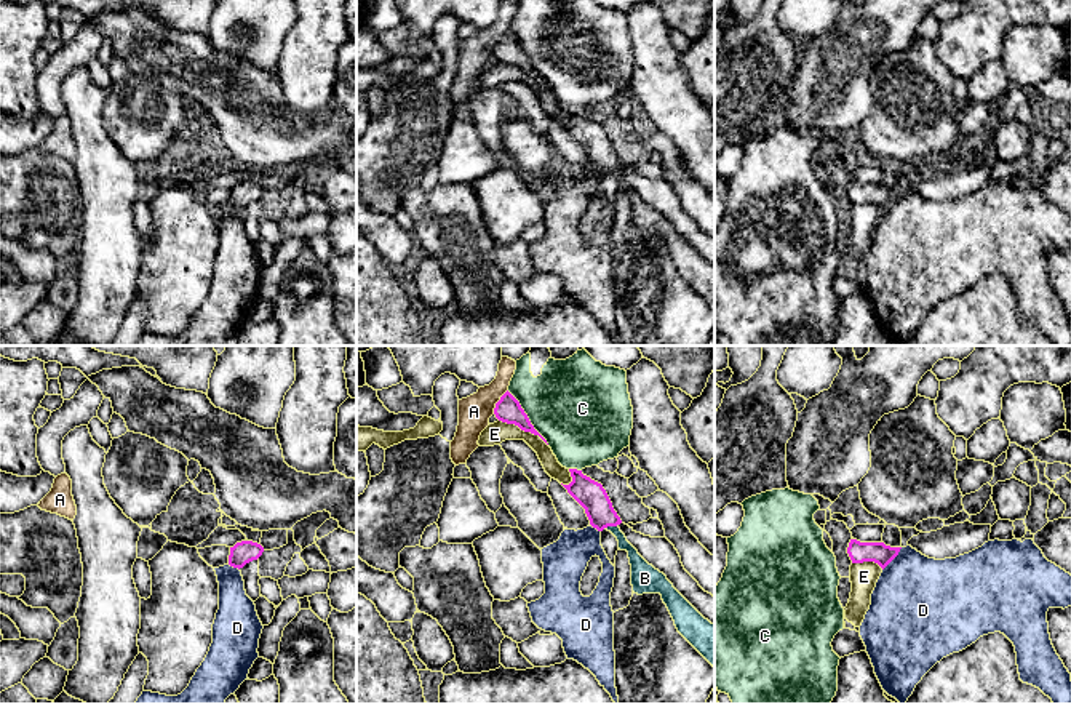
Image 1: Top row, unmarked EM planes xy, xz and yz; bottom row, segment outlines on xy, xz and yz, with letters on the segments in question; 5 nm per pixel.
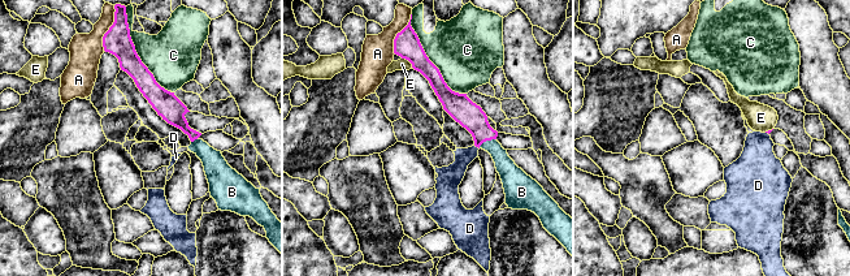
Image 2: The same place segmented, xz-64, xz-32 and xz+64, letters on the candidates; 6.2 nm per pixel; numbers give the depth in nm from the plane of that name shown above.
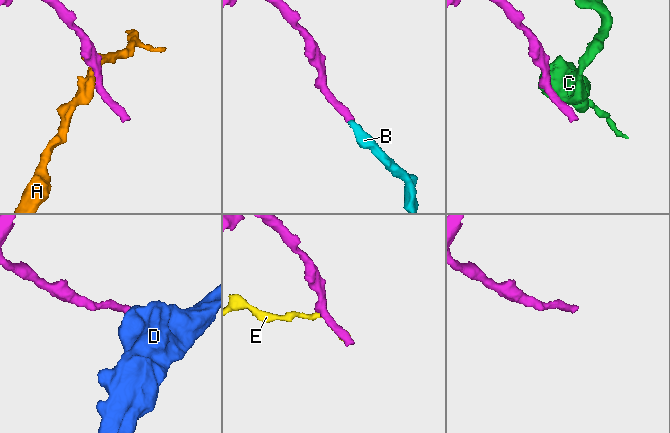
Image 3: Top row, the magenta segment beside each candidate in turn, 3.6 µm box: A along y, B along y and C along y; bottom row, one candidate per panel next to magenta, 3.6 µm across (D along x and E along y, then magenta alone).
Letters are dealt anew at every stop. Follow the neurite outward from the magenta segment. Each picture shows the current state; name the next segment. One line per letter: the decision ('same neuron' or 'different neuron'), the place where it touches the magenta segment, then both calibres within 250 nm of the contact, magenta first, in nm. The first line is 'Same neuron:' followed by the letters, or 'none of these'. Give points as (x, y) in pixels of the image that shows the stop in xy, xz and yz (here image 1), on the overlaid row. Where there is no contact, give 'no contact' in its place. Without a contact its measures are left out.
Same neuron: B
A: different neuron | xz (497, 402) | 130/160 nm
B: same neuron | xz (609, 525) | 150/80 nm
C: different neuron | xz (528, 418) | 130/460 nm
D: different neuron | yz (894, 557) | 110/440 nm
E: different neuron | xz (523, 429) | 130/110 nm

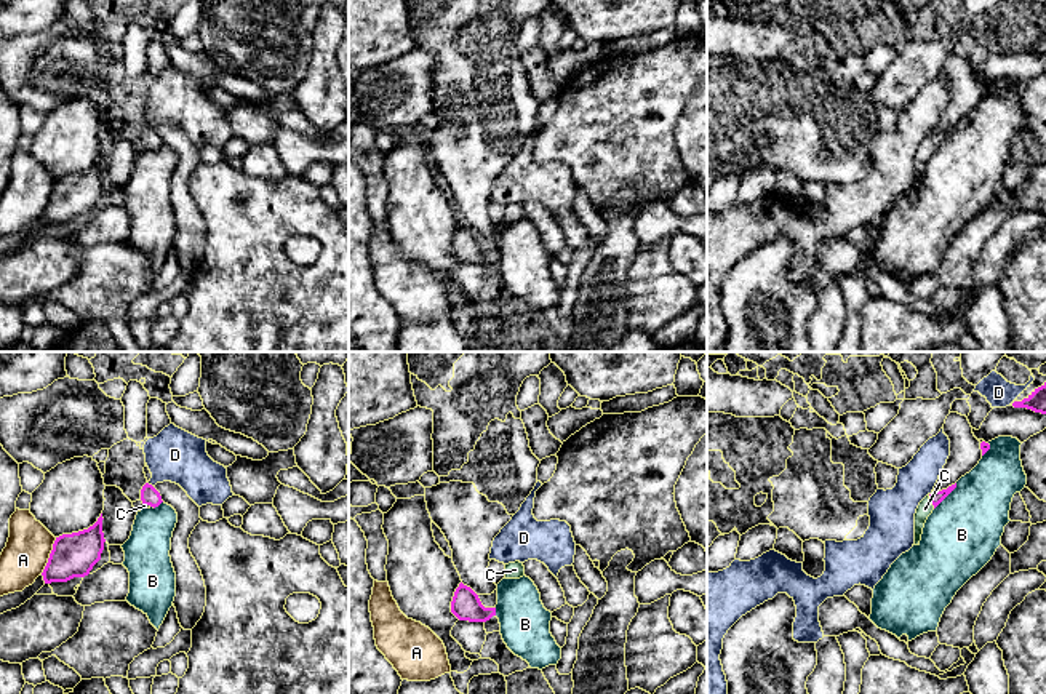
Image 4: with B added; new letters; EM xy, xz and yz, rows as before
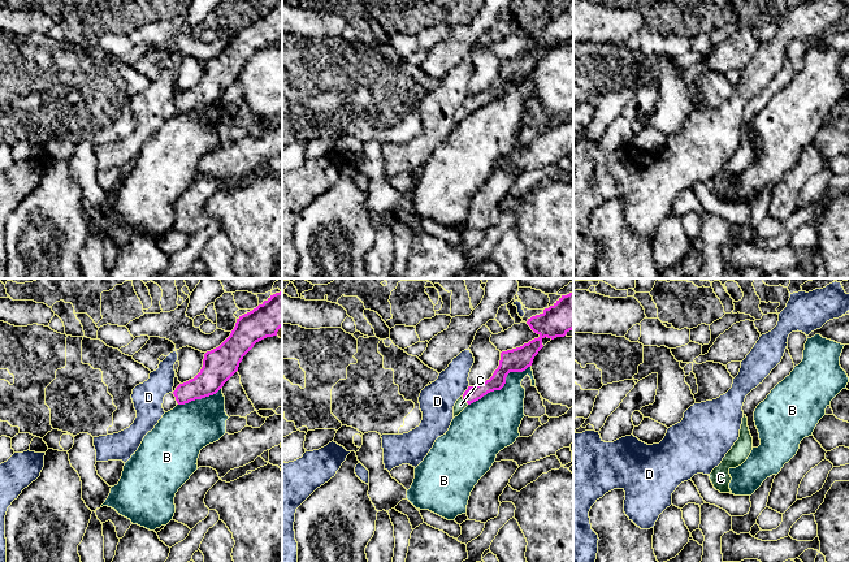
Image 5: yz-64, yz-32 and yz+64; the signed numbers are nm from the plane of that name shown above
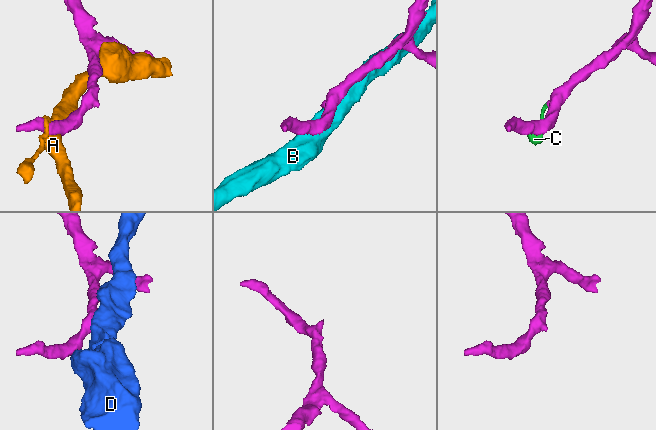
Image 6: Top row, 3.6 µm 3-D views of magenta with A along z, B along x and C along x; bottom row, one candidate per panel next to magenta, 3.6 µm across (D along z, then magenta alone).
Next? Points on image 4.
Same neuron: C
A: different neuron | xy (50, 555) | 220/220 nm
B: different neuron | yz (947, 494) | 70/380 nm
C: same neuron | yz (930, 501) | 70/80 nm
D: different neuron | xy (151, 485) | 90/260 nm

